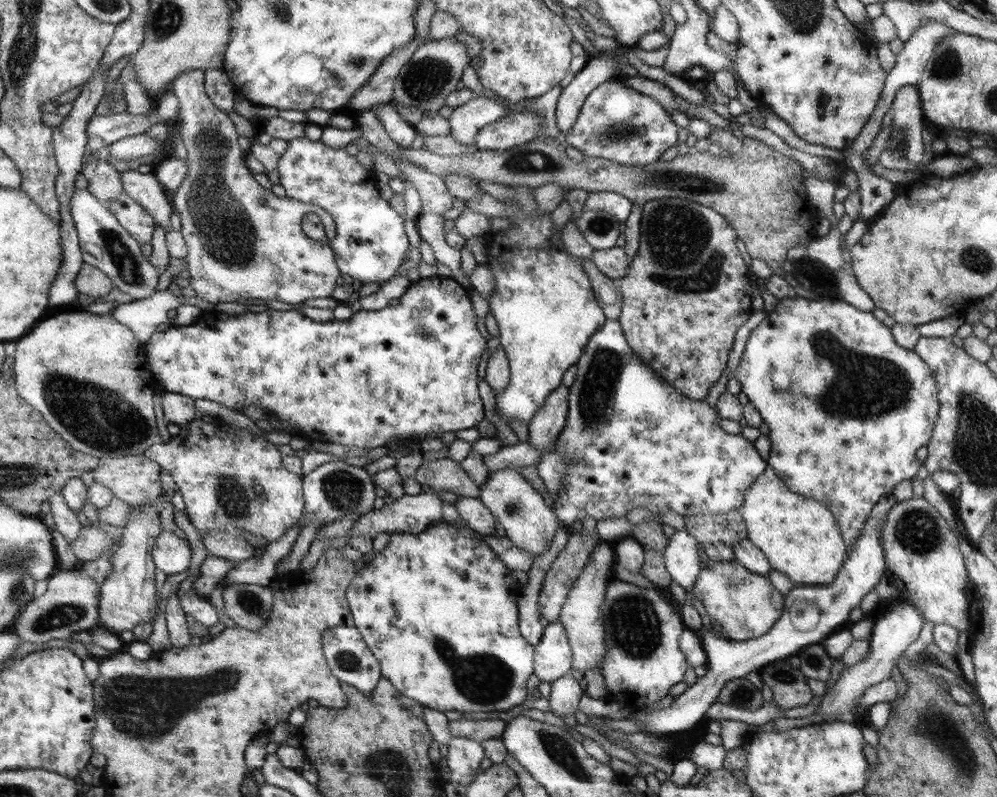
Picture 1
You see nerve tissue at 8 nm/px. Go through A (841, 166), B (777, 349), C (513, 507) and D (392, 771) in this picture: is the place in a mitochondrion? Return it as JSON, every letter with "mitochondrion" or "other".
{"A":"other","B":"other","C":"mitochondrion","D":"mitochondrion"}

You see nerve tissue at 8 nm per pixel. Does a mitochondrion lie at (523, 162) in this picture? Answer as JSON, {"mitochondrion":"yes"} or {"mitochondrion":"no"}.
{"mitochondrion":"yes"}

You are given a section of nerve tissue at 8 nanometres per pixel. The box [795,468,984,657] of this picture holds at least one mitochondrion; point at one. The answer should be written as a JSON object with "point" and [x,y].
{"point":[916,530]}

